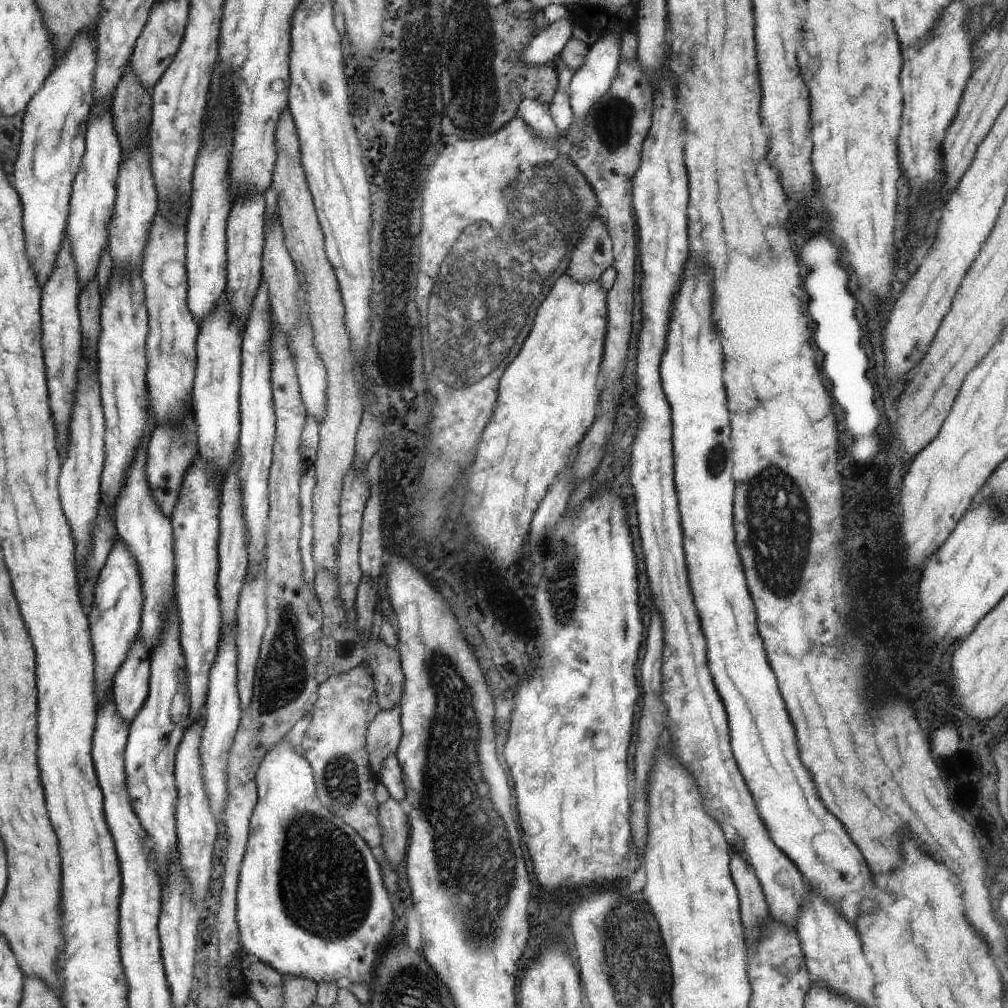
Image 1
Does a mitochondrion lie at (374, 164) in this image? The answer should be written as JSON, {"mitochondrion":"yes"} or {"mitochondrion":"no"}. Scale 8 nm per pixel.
{"mitochondrion":"no"}

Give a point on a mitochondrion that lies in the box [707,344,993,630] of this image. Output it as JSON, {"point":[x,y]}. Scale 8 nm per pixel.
{"point":[784,550]}

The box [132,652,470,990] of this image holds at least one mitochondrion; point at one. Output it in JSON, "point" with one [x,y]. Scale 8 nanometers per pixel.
{"point":[324,886]}

